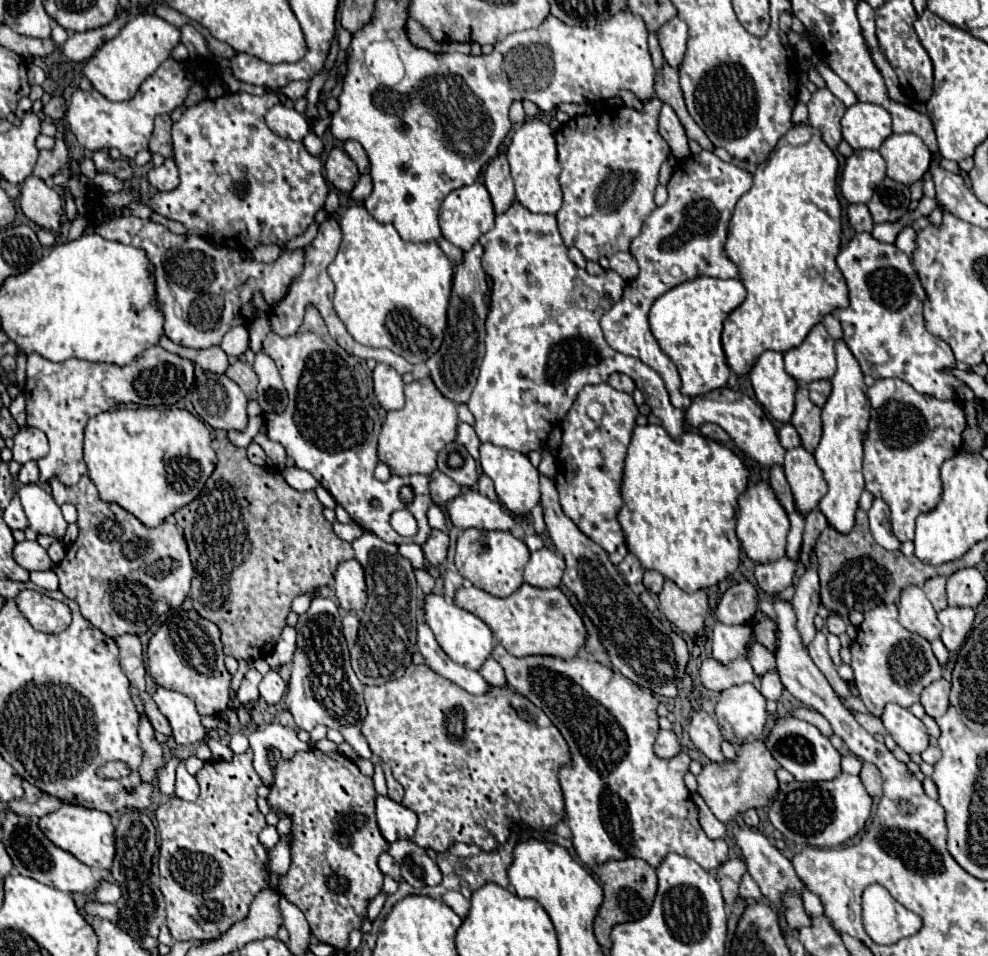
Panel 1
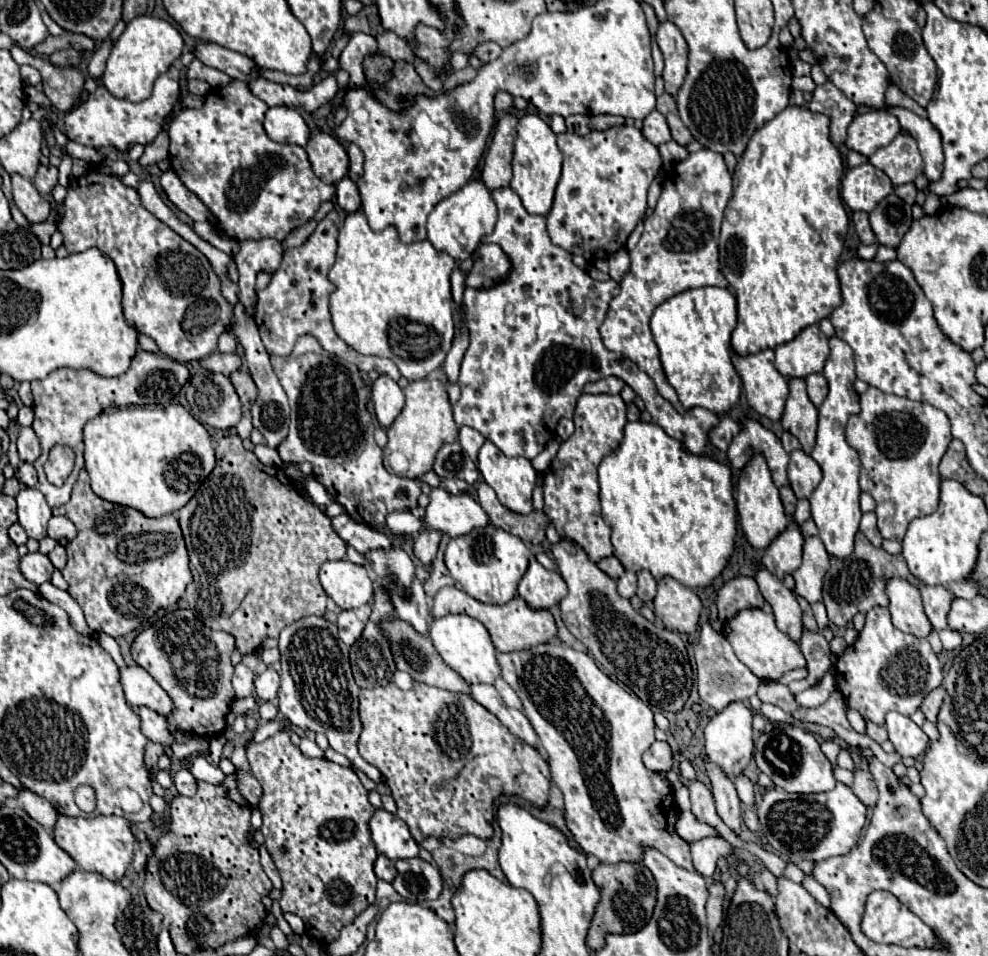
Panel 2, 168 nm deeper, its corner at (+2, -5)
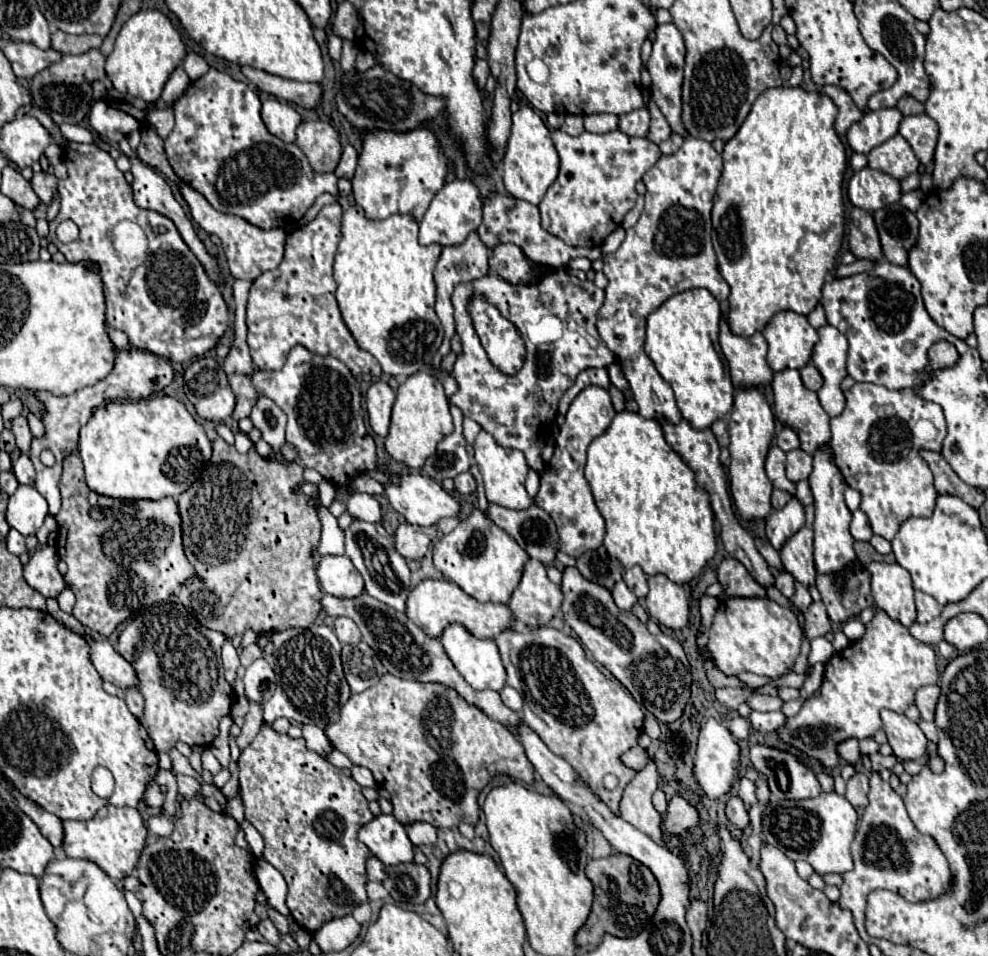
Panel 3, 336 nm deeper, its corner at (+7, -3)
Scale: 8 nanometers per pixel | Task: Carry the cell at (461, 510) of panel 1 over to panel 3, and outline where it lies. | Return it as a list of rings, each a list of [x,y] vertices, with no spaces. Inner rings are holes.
[[[400,475],[396,481],[392,481],[392,485],[384,485],[384,489],[390,505],[398,513],[402,513],[410,525],[430,527],[438,525],[438,521],[444,517],[458,517],[462,513],[460,501],[452,493],[448,493],[440,483],[424,475]]]

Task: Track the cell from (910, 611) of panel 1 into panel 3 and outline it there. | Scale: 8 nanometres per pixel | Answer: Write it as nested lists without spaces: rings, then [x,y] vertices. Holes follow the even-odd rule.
[[[870,563],[872,597],[878,609],[884,609],[890,619],[910,627],[916,621],[914,587],[910,573],[898,563]]]

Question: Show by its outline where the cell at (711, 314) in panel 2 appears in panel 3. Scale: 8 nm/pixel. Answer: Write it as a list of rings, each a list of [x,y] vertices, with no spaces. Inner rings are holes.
[[[708,289],[676,293],[648,315],[646,353],[654,361],[660,377],[672,387],[680,413],[696,429],[706,429],[714,421],[724,419],[734,403],[734,385],[720,357],[720,319],[720,303]]]

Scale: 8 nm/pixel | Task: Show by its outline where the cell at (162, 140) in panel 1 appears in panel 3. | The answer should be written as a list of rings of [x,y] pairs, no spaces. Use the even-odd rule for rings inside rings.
[[[144,129],[142,131],[142,143],[138,145],[136,149],[136,157],[140,161],[144,161],[146,165],[154,167],[154,169],[160,169],[162,173],[166,173],[172,181],[178,181],[178,177],[174,175],[172,167],[168,165],[168,159],[166,159],[166,153],[164,153],[164,143],[162,139],[156,135],[154,129]]]

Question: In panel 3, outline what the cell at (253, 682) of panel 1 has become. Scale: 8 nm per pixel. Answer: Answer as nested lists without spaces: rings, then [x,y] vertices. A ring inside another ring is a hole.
[[[226,641],[224,647],[222,647],[222,661],[224,661],[224,669],[226,669],[226,681],[228,681],[230,685],[234,685],[234,681],[236,681],[236,671],[238,671],[238,667],[240,667],[240,659],[238,659],[238,653],[236,653],[236,649],[232,647],[230,641]]]

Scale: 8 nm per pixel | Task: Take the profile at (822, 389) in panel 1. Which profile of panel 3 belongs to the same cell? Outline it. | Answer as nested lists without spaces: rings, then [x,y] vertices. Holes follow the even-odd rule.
[[[806,365],[800,369],[800,375],[802,375],[802,383],[806,389],[810,391],[818,391],[822,387],[822,375],[820,371],[814,367],[814,365]]]

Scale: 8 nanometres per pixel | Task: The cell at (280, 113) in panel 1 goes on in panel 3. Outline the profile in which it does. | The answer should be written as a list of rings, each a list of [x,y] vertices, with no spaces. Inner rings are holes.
[[[268,99],[262,103],[262,119],[272,135],[282,139],[284,143],[294,143],[296,127],[300,125],[300,113],[278,99]]]

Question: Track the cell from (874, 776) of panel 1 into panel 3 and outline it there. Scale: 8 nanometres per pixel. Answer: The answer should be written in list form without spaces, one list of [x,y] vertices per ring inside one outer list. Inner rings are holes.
[[[856,773],[854,777],[848,779],[848,787],[846,787],[846,799],[854,805],[854,807],[866,807],[868,803],[868,777],[862,773]]]

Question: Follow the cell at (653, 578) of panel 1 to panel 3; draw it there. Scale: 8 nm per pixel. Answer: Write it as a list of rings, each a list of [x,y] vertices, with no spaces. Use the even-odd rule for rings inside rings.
[[[636,565],[636,567],[630,567],[624,571],[624,581],[626,585],[630,587],[630,591],[636,593],[638,601],[644,605],[644,597],[648,595],[648,581],[646,581],[646,573]]]

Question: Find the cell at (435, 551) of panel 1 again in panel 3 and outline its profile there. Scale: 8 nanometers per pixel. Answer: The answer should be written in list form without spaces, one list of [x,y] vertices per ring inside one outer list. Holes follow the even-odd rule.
[[[404,523],[394,533],[396,549],[406,559],[422,559],[426,555],[426,551],[428,551],[436,532],[436,526],[420,527]]]

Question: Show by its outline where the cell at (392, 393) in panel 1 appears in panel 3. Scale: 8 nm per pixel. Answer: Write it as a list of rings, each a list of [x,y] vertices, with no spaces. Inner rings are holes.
[[[374,381],[370,383],[366,393],[366,409],[368,409],[368,421],[376,435],[386,437],[388,425],[390,425],[390,413],[392,405],[396,401],[396,393],[390,389],[386,381]]]

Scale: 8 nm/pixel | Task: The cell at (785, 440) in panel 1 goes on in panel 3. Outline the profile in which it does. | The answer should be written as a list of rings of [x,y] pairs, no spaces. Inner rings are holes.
[[[784,427],[784,429],[776,435],[776,445],[778,445],[782,451],[798,449],[798,447],[800,447],[800,441],[798,441],[796,431],[794,431],[794,429],[790,429],[790,427]]]

